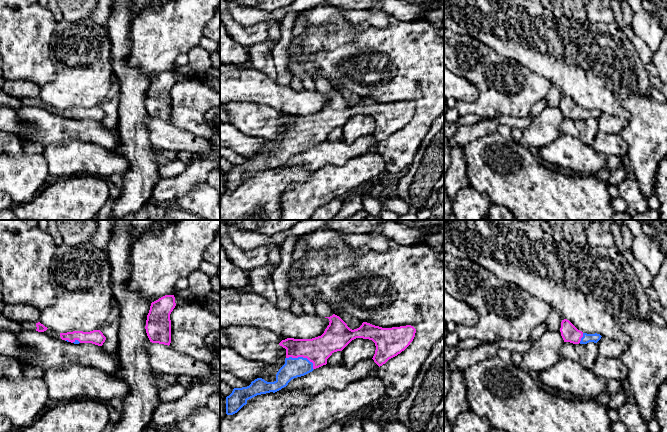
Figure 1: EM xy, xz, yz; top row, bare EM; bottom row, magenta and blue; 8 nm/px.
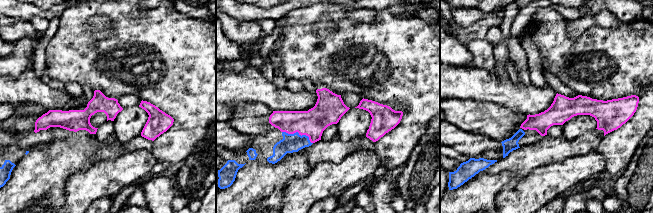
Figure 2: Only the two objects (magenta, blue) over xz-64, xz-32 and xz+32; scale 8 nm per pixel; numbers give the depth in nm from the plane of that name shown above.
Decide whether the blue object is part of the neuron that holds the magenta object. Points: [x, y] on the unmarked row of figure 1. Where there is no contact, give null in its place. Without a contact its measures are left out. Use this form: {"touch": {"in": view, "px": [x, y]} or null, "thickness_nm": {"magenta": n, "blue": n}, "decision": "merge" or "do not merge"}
{"touch": {"in": "xz", "px": [302, 132]}, "thickness_nm": {"magenta": 220, "blue": 160}, "decision": "merge"}

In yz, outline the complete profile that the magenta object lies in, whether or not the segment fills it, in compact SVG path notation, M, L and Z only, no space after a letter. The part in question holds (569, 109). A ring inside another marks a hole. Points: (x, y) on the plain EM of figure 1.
M567 95L562 96L560 108L564 118L570 118L573 120L587 120L589 118L597 119L602 113L600 110L597 109L583 109Z

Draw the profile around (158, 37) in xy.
M166 0L157 10L149 7L139 10L132 20L128 64L151 79L165 71L174 71L177 57L200 45L204 27L218 7L220 0Z

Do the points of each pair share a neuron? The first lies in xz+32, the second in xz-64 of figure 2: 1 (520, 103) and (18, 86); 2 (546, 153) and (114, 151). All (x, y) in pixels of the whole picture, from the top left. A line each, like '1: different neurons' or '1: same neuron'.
1: same neuron
2: same neuron

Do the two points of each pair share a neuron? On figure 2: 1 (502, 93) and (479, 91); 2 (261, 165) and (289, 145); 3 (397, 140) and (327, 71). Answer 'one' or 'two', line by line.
1: one
2: two
3: one

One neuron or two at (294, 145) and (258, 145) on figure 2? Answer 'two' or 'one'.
one

